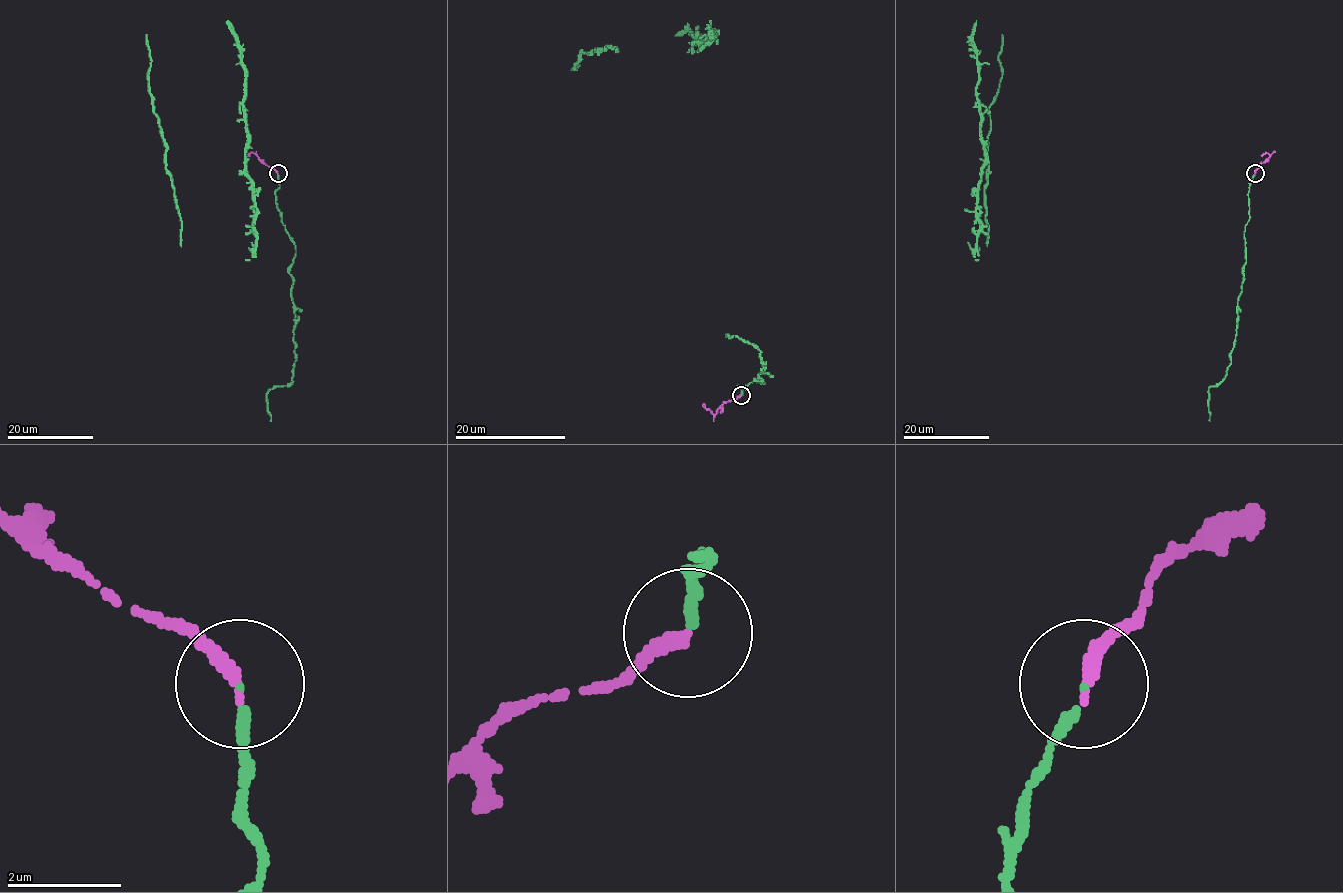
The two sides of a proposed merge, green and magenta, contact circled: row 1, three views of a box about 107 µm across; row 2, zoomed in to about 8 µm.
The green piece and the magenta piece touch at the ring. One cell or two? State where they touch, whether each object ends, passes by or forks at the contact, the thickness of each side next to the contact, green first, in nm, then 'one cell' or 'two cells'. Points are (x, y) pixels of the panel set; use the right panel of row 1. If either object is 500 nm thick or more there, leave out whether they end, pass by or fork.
(1255, 173) | green ends | magenta ends | 140/260 nm | one cell

